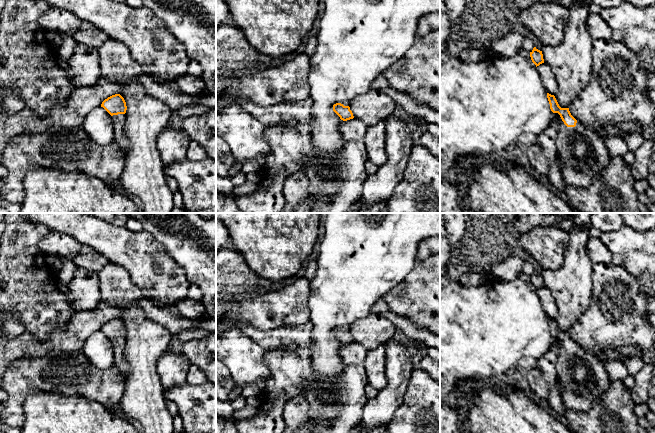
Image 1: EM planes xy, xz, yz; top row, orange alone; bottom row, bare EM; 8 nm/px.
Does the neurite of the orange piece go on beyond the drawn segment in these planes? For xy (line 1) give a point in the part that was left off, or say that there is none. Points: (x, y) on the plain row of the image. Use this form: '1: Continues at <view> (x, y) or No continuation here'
1: Continues at xy (119, 344)

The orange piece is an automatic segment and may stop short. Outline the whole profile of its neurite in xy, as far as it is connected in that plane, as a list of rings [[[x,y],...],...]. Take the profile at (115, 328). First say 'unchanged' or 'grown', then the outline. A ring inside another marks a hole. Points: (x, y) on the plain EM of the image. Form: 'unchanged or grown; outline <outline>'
grown; outline [[[115,318],[105,323],[103,331],[113,343],[115,351],[115,366],[123,374],[129,370],[128,363],[124,359],[125,337],[127,334],[126,326],[120,318]]]

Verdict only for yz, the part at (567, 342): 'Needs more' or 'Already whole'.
Needs more

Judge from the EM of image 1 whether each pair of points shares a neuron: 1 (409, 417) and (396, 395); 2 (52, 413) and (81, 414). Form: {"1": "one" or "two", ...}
{"1": "two", "2": "one"}

